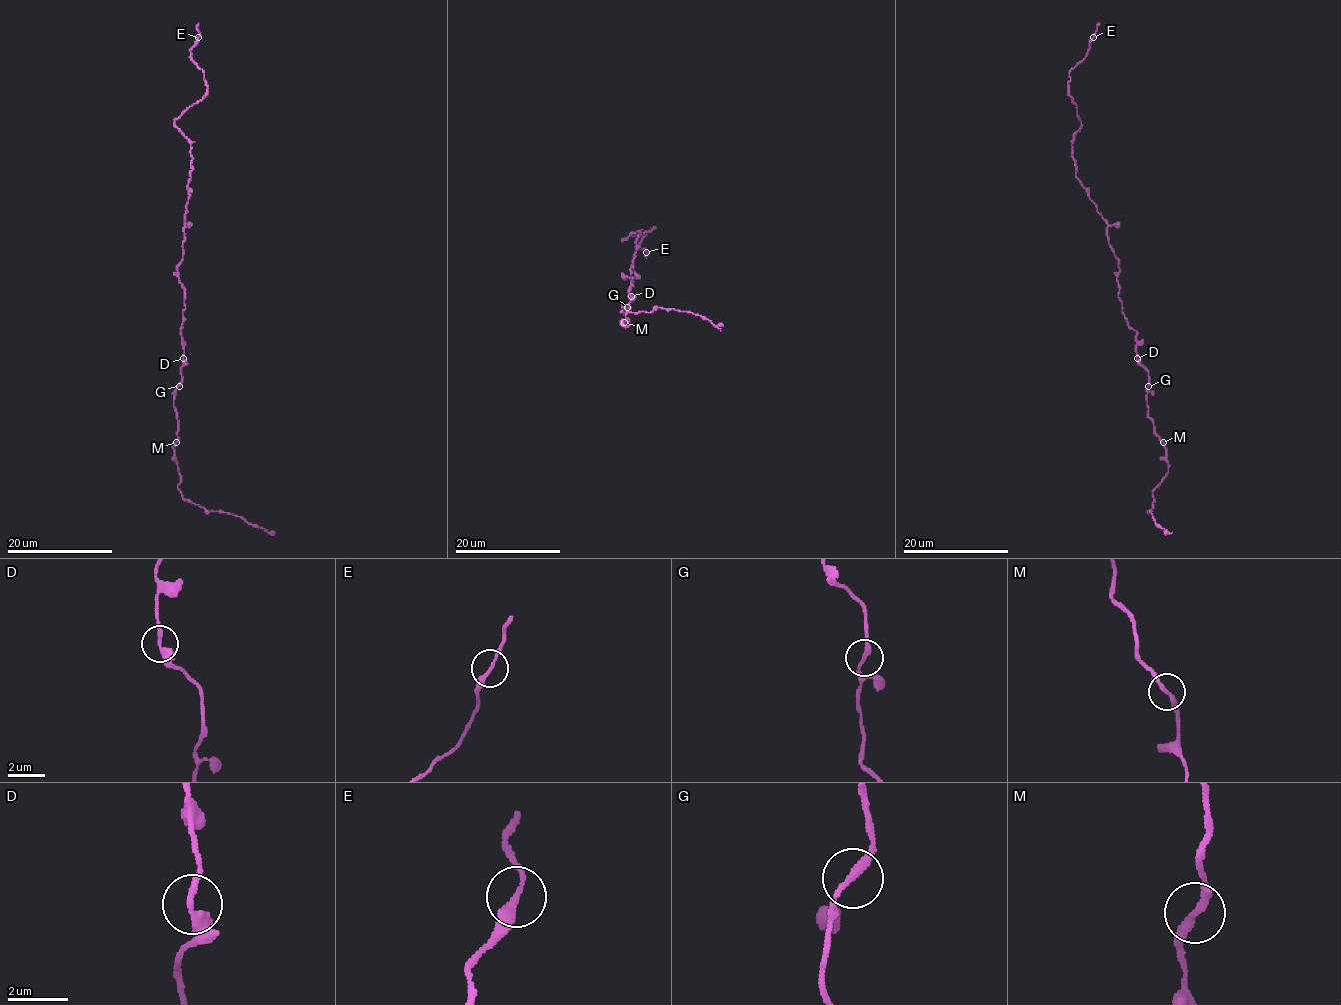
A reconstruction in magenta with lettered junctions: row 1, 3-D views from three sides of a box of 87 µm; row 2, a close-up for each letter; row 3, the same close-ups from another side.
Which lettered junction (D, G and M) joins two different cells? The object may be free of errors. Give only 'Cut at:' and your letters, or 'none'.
Cut at: none

